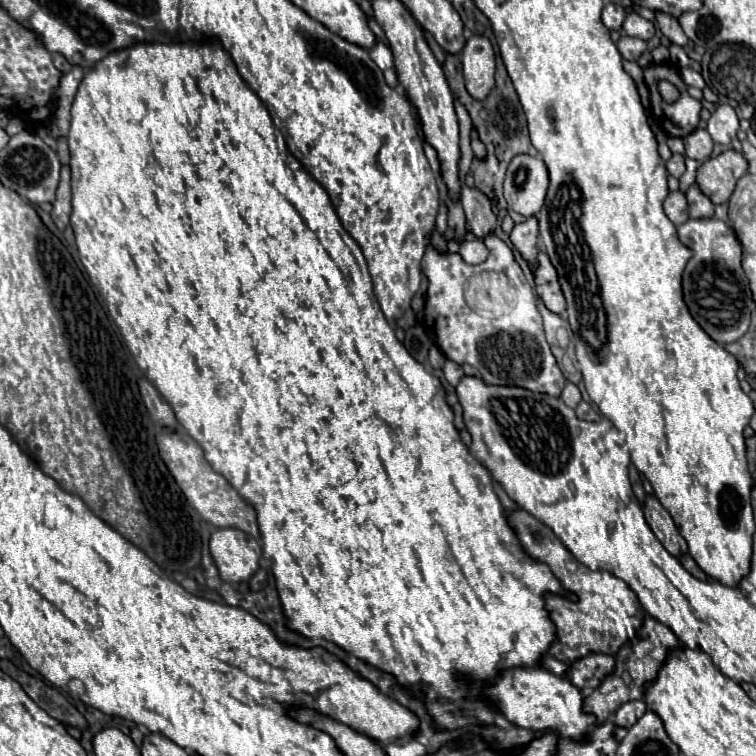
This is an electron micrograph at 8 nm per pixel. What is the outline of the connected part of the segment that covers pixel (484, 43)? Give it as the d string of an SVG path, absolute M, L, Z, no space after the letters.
M482 35L470 37L462 49L462 71L466 91L474 99L484 101L484 97L488 97L494 87L494 69L492 43Z

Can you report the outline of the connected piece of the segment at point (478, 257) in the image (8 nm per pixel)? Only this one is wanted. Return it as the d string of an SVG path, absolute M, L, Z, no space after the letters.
M474 239L474 241L466 241L462 243L460 247L460 255L466 263L470 265L476 265L476 263L482 263L486 257L488 257L488 249L484 245L484 241L480 239Z

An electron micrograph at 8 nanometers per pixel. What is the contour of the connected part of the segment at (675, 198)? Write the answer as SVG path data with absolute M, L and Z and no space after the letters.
M676 191L676 193L670 193L664 201L664 213L668 215L668 219L678 227L682 225L684 221L688 221L688 203L686 203L686 197L684 193Z

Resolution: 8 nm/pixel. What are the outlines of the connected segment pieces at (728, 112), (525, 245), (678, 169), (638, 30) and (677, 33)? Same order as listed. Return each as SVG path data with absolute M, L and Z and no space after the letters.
M726 103L718 105L718 109L708 119L706 129L708 129L708 133L712 135L712 139L716 143L728 145L736 137L736 131L738 131L738 117L736 117L734 109Z
M530 217L526 223L516 223L516 227L510 233L510 239L514 247L522 253L522 257L528 261L528 265L536 263L538 255L538 219Z
M672 155L668 161L666 161L666 171L674 177L680 177L684 173L684 157L682 155Z
M630 13L622 25L624 33L630 37L640 37L644 41L654 37L654 25L650 21L646 21L644 17L640 17L638 13Z
M656 13L656 23L658 23L662 35L664 35L670 43L680 45L680 47L686 47L686 45L688 45L688 37L684 35L682 27L678 25L678 21L676 21L672 15L668 15L668 13Z

